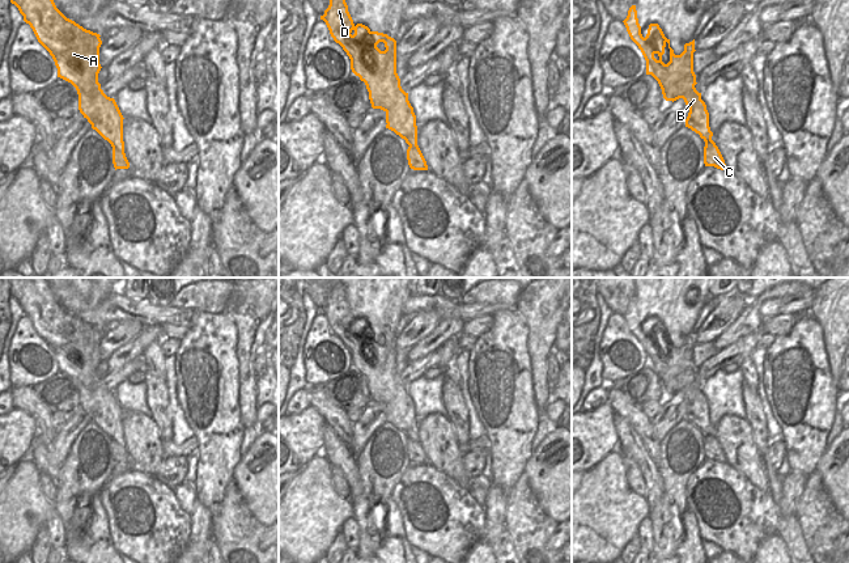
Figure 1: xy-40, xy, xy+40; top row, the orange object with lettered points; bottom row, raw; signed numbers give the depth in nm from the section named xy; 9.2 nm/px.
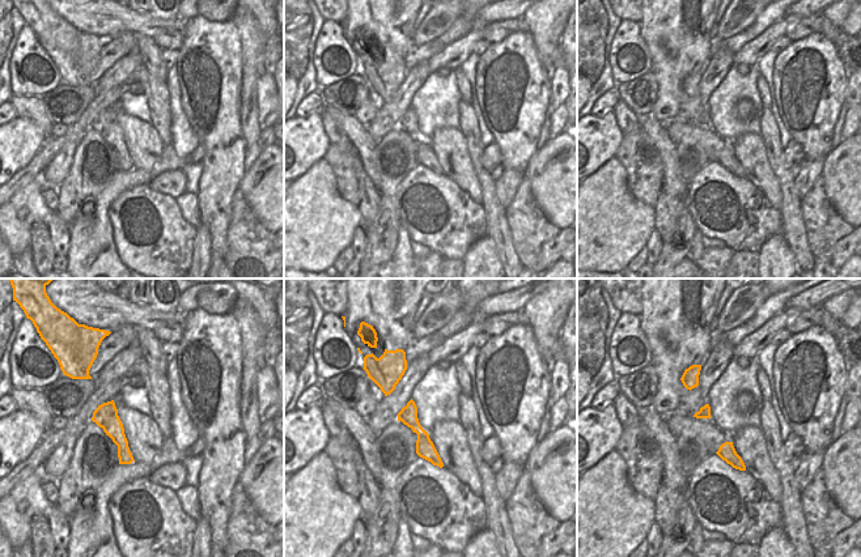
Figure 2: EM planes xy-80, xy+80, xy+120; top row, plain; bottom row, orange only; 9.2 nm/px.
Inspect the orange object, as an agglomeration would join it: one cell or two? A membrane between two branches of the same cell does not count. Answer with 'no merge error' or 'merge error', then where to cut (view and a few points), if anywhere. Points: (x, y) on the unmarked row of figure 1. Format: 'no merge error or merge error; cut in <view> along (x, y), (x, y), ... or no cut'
merge error; cut in xy-40 along (113, 441), (123, 445)

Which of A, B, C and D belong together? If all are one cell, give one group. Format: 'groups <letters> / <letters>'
groups A B D / C

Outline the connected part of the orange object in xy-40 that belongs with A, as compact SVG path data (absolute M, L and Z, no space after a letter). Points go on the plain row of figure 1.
M9 278L9 293L14 297L24 314L30 318L38 335L50 346L58 361L58 371L71 376L78 388L78 403L105 433L107 433L113 443L124 445L123 435L123 409L114 391L107 390L101 382L98 376L99 357L99 340L102 338L101 329L84 322L75 314L67 312L55 299L50 288L50 278Z

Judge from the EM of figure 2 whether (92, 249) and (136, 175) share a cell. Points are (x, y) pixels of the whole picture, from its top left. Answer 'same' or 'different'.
same

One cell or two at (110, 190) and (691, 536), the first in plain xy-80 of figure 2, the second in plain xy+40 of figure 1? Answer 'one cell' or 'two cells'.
one cell

